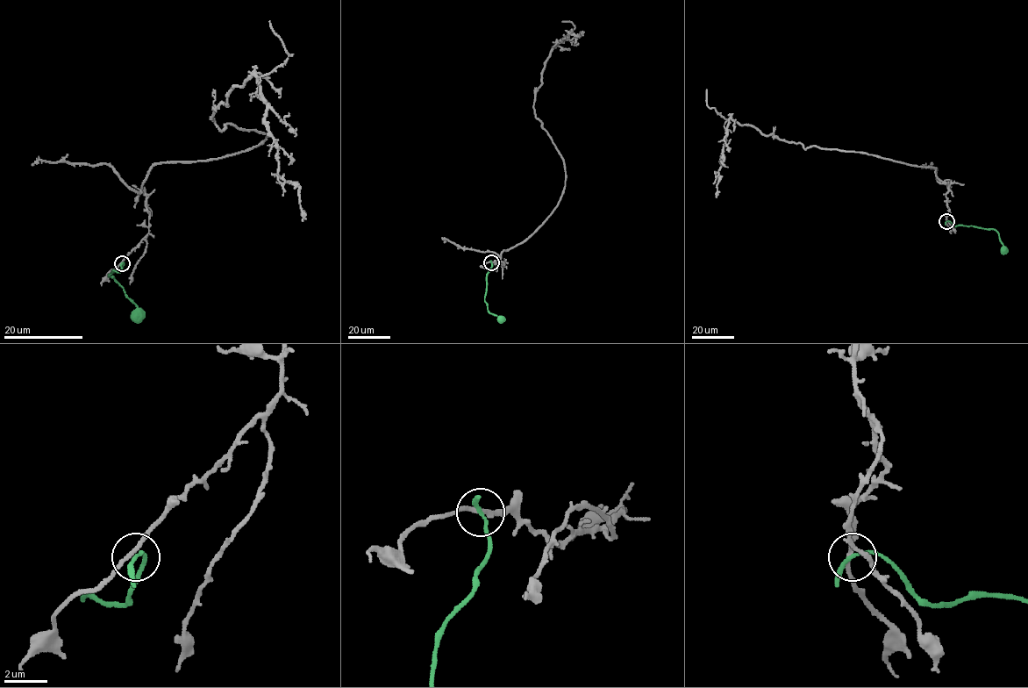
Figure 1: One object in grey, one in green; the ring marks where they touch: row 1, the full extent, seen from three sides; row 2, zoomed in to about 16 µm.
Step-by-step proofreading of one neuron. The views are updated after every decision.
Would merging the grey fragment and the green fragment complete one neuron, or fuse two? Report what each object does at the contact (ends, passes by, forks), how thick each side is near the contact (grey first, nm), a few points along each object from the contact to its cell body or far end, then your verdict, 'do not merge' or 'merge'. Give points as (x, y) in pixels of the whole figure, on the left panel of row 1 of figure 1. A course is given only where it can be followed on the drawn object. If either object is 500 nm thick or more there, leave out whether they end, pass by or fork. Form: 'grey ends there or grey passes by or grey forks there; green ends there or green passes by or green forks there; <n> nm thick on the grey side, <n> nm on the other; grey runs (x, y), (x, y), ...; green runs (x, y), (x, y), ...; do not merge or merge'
grey passes by; green passes by; 180 nm thick on the grey side, 160 nm on the other; grey runs (121, 262), (148, 232), (141, 185), (153, 166), (217, 159), (266, 139), (210, 118), (253, 75), (302, 221); green runs (122, 262), (120, 271), (112, 270), (108, 275), (112, 275), (136, 305), (136, 316); do not merge

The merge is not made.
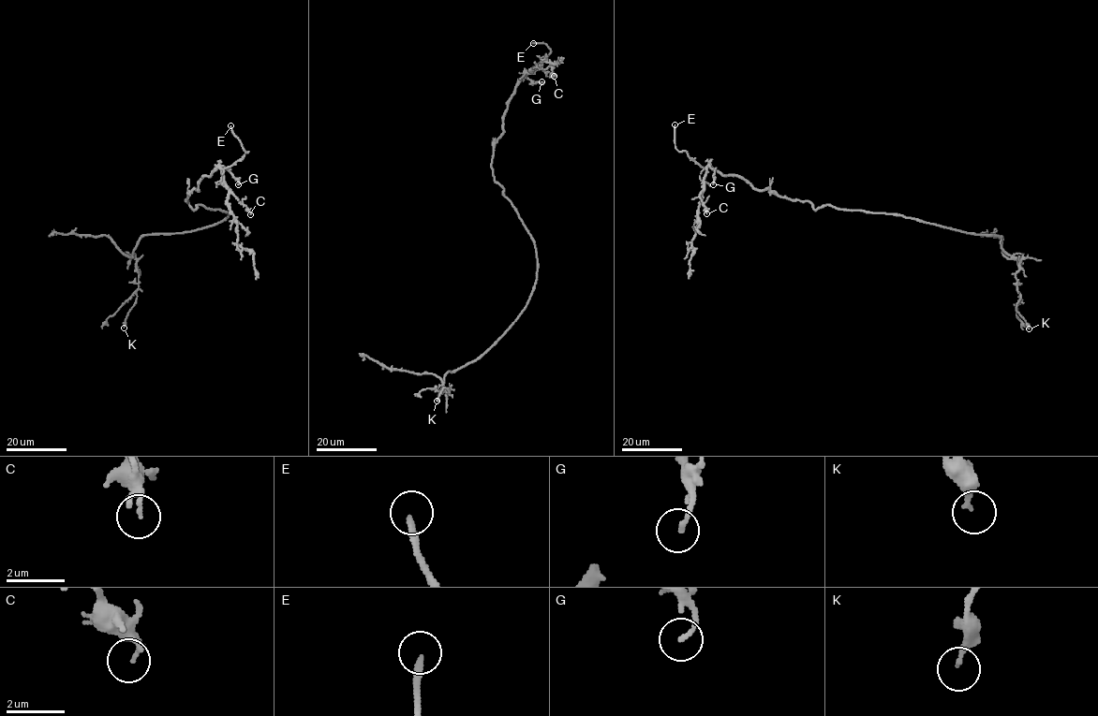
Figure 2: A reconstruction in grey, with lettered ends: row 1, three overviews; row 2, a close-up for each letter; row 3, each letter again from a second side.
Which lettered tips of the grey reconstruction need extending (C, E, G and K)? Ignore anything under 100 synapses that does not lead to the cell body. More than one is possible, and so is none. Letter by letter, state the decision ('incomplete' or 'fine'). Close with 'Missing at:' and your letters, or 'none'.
C: fine
E: incomplete
G: fine
K: fine
Missing at: E

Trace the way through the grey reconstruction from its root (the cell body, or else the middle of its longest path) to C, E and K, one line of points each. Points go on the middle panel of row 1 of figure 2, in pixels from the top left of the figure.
C: (526, 227), (503, 188), (495, 181), (493, 147), (503, 132), (503, 115), (517, 83), (540, 67), (554, 76)
E: (526, 227), (495, 181), (491, 161), (515, 87), (551, 51), (544, 43), (533, 43)
K: (526, 227), (537, 274), (525, 309), (477, 358), (449, 372), (449, 392), (437, 401)

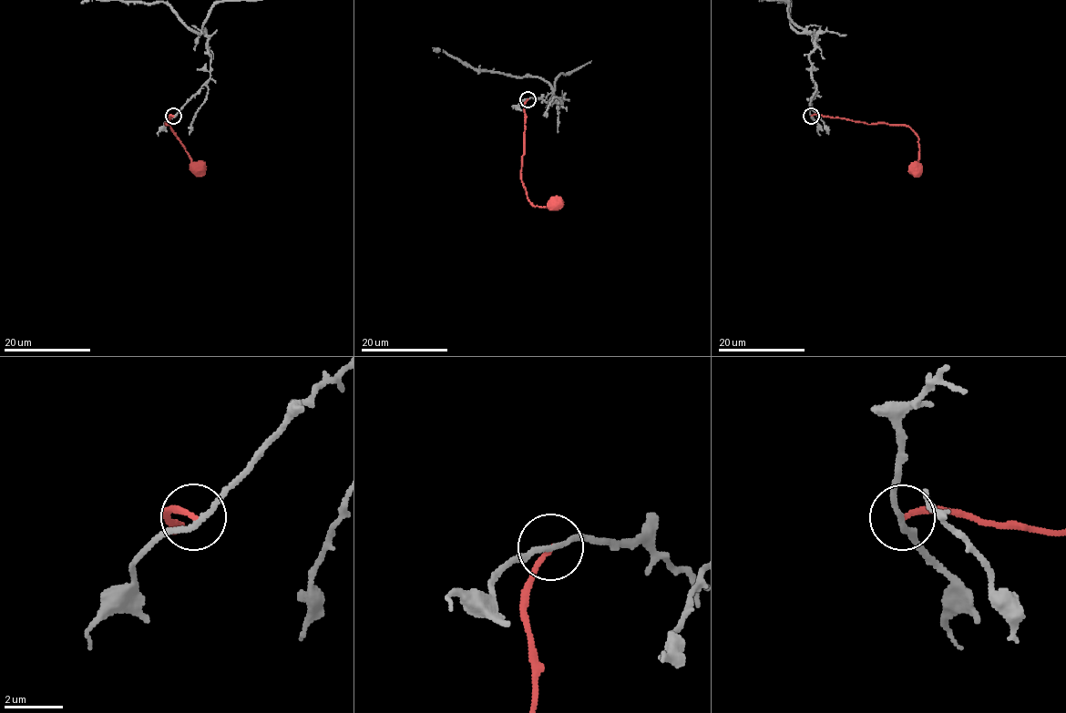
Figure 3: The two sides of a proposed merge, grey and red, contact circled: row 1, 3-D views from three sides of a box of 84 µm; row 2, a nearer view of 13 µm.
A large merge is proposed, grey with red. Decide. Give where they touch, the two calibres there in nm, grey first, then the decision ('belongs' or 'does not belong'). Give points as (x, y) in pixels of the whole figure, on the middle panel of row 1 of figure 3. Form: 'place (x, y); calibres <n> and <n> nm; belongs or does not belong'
place (527, 99); calibres 170 and 160 nm; does not belong

